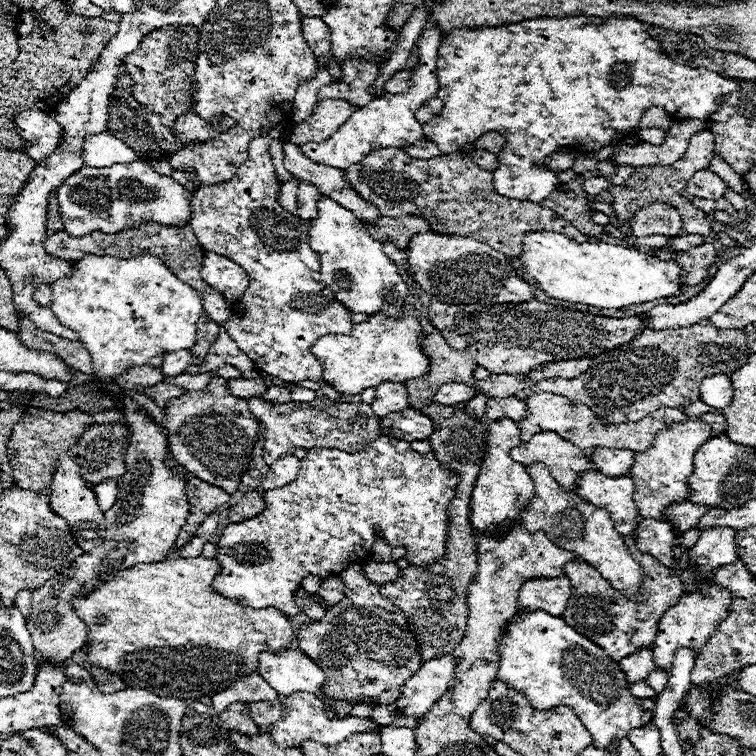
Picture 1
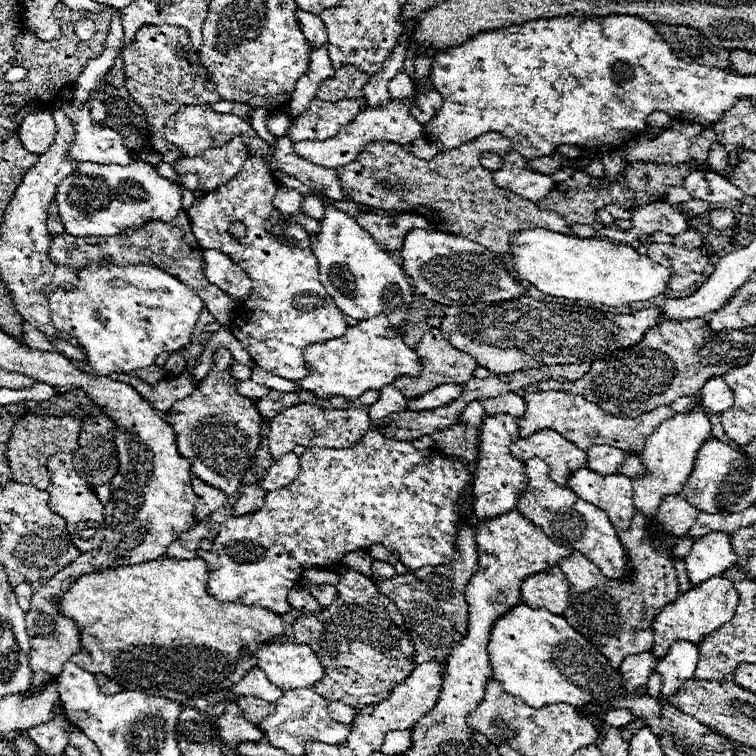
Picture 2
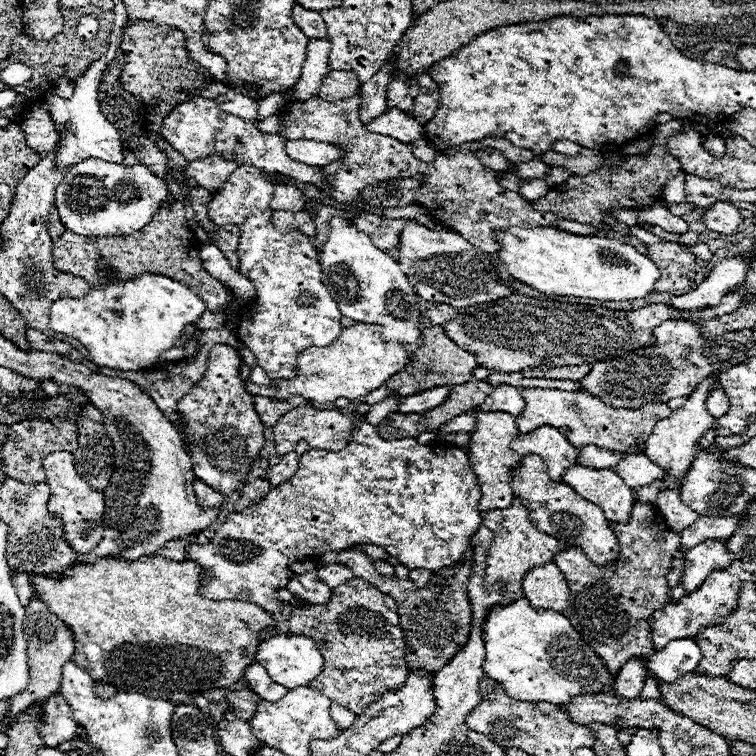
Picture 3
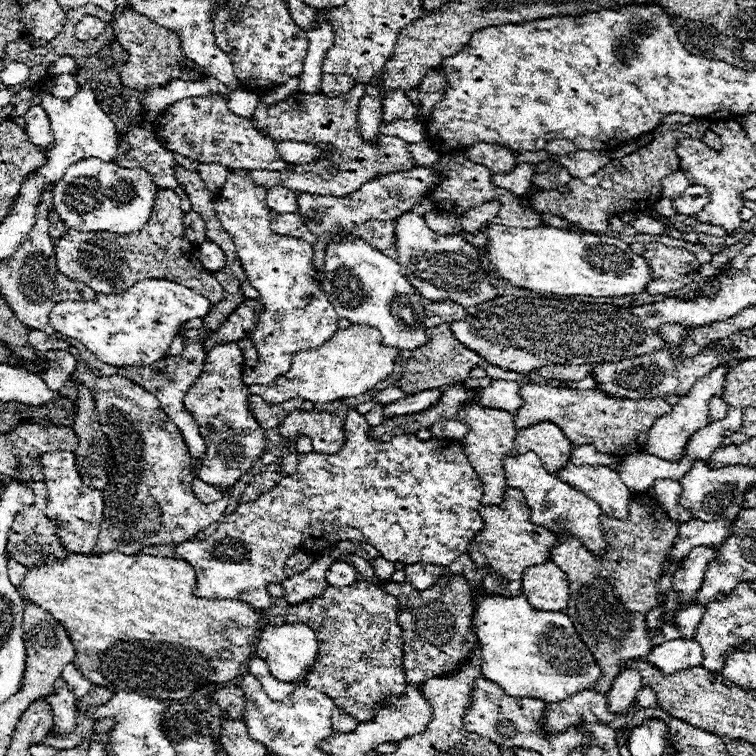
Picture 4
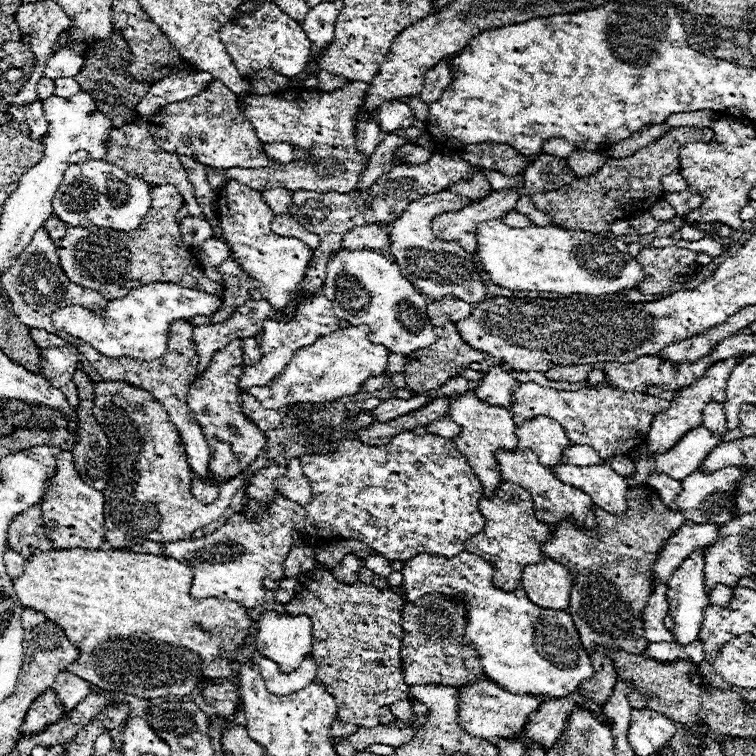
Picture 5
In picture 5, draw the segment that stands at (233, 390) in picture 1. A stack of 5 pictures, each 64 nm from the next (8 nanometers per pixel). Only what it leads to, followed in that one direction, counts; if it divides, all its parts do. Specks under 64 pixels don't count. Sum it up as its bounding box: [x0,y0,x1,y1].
[246,326,390,408]

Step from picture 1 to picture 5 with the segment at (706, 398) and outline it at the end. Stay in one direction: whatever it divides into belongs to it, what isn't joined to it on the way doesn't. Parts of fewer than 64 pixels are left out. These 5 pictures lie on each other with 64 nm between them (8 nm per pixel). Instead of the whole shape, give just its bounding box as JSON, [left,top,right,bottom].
[702,402,726,432]

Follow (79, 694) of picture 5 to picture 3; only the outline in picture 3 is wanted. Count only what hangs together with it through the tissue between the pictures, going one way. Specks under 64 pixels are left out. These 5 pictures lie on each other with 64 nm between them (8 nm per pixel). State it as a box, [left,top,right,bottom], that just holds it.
[38,694,78,748]

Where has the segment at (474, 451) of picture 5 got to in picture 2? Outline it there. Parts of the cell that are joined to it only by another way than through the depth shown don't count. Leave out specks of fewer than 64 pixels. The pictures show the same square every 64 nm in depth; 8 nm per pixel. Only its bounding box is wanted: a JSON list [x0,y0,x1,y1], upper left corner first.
[472,414,528,522]

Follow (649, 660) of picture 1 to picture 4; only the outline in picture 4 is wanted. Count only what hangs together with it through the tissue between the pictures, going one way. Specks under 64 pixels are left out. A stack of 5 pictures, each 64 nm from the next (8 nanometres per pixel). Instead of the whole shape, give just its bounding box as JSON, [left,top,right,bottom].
[608,668,642,714]

